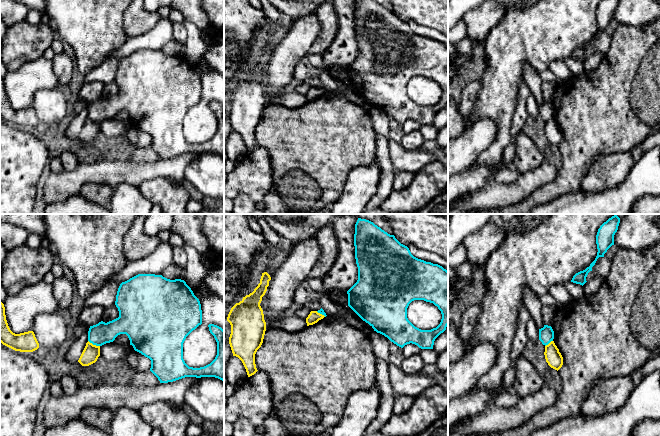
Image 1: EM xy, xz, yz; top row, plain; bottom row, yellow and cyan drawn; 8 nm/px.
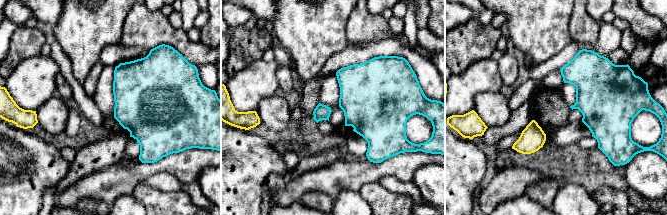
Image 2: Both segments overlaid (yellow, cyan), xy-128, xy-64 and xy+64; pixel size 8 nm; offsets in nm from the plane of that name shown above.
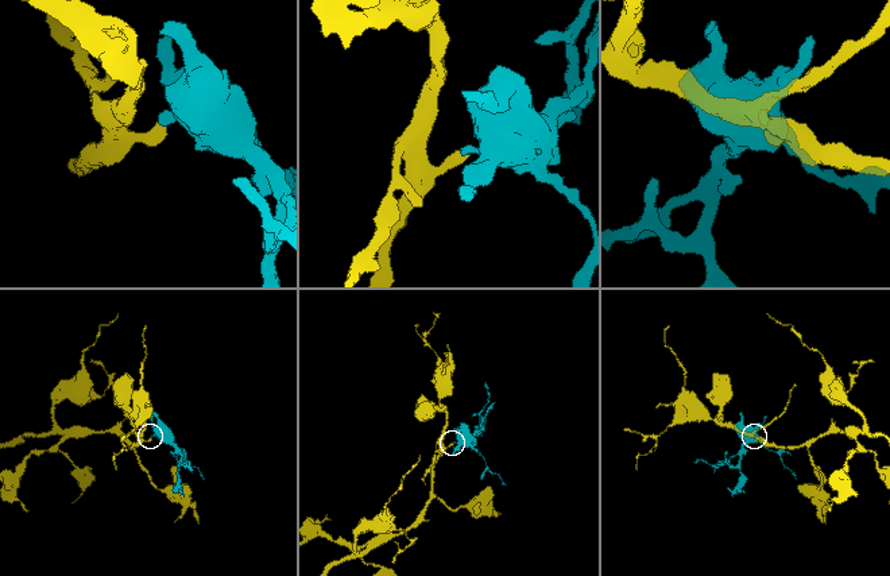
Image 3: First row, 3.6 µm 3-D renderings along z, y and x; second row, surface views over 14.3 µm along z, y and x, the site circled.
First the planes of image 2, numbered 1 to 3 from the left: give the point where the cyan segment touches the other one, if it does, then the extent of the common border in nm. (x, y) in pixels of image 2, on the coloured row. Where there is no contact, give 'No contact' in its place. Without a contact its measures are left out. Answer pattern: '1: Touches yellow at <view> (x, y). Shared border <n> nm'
1: No contact
2: No contact
3: No contact

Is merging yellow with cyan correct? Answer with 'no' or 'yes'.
no

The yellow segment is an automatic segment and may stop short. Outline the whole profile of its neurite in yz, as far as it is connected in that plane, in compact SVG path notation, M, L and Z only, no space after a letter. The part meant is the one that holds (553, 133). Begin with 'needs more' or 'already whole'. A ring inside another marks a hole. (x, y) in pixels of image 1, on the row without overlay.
already whole | M551 117L548 121L545 122L544 131L546 138L551 144L558 147L562 143L563 133L554 117Z

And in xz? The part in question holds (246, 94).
already whole | M267 48L262 49L258 62L252 69L236 79L227 93L231 101L229 120L233 132L242 137L248 153L258 147L255 130L263 119L266 107L266 98L260 79L270 56L271 53Z

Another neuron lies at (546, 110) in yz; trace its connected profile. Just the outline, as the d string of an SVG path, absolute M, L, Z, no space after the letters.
M544 101L543 104L539 105L539 116L543 121L548 121L554 115L554 107L551 102Z

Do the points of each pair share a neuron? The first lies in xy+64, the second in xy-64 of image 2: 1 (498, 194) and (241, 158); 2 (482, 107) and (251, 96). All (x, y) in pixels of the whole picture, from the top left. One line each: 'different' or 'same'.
1: different
2: different

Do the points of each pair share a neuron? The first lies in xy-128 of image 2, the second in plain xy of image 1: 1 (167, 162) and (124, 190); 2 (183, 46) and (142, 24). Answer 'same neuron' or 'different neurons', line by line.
1: different neurons
2: same neuron

